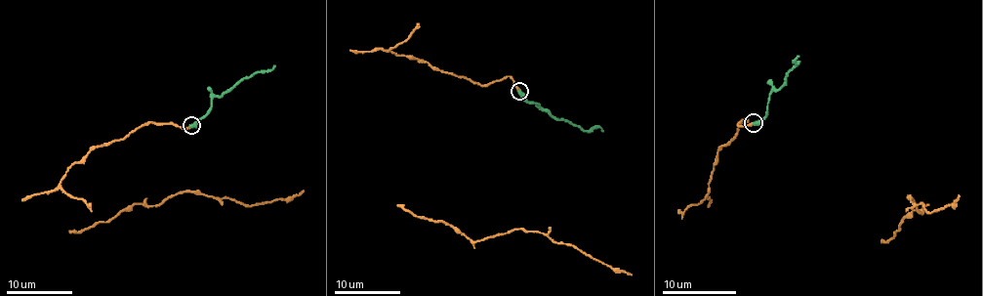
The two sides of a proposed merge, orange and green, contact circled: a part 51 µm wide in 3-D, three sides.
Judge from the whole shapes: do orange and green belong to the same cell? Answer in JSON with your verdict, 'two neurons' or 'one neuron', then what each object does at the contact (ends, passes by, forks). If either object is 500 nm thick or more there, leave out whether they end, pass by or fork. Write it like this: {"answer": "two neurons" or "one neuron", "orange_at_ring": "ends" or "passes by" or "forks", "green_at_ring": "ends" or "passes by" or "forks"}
{"answer": "one neuron", "orange_at_ring": "ends", "green_at_ring": "ends"}

